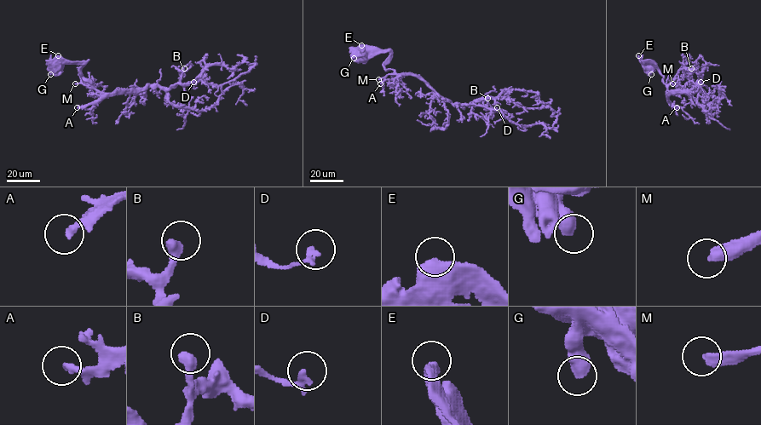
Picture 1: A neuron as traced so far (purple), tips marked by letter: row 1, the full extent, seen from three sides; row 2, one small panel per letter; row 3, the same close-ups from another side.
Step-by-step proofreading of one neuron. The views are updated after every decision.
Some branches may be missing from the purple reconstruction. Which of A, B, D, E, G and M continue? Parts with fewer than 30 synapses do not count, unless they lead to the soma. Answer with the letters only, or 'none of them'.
A, B, M

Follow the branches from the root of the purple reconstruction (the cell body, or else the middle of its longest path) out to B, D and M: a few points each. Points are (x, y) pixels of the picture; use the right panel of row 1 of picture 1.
B: (648, 67), (644, 63), (650, 62), (663, 77), (666, 93), (688, 93), (697, 87), (688, 77), (691, 68)
D: (648, 67), (644, 63), (650, 62), (663, 77), (666, 93), (688, 93), (697, 87), (692, 84), (700, 82)
M: (648, 67), (644, 63), (650, 62), (663, 77), (662, 82), (667, 88), (672, 83)

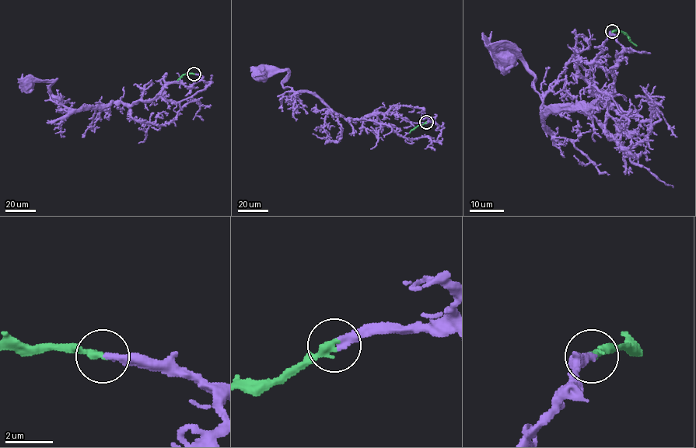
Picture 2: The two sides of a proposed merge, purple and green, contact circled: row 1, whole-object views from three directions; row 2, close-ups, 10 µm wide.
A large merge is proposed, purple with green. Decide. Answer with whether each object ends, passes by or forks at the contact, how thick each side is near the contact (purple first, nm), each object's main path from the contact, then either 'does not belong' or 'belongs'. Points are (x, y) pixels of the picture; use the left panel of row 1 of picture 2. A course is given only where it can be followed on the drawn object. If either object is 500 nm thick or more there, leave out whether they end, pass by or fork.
purple ends there; green ends there; 340 nm thick on the purple side, 320 nm on the other; purple runs (194, 74), (201, 78), (193, 87), (171, 82), (152, 99), (80, 109), (53, 95), (55, 81), (30, 85); green runs (194, 74), (183, 74), (177, 80); belongs

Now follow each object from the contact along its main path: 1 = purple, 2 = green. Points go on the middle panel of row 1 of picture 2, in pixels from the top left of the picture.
1: (426, 122), (433, 119), (422, 109), (403, 105), (344, 118), (313, 93), (284, 88), (286, 70), (263, 74)
2: (425, 122), (409, 133)

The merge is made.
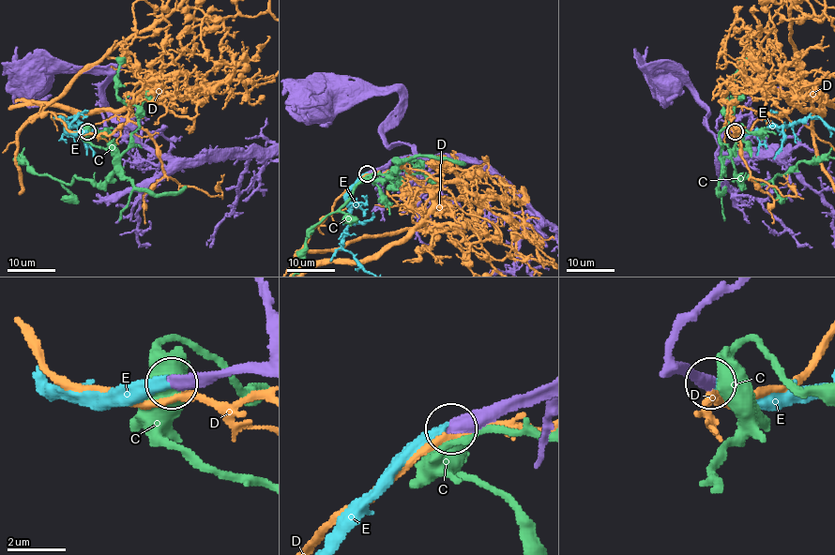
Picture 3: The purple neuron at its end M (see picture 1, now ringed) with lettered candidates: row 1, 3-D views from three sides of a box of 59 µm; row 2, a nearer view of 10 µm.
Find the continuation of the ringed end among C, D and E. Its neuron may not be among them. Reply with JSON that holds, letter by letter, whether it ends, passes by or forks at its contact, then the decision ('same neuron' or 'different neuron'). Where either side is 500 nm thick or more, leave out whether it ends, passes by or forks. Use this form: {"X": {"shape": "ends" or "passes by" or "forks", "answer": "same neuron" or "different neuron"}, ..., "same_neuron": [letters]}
{"C": {"answer": "different neuron"}, "D": {"answer": "different neuron"}, "E": {"shape": "ends", "answer": "same neuron"}, "same_neuron": ["E"]}

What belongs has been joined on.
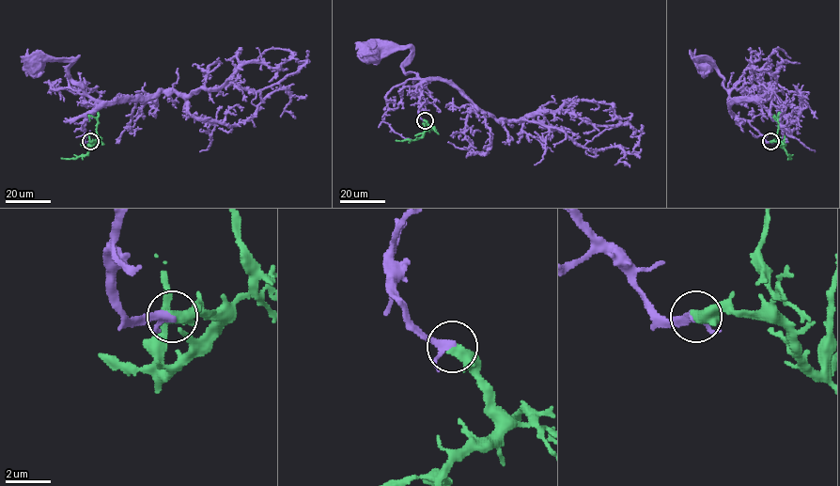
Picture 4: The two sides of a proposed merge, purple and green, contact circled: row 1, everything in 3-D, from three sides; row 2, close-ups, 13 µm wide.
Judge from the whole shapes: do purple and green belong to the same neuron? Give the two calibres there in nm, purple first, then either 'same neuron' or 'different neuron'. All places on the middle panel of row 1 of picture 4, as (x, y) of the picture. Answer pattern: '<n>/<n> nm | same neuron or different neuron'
280/360 nm | same neuron

